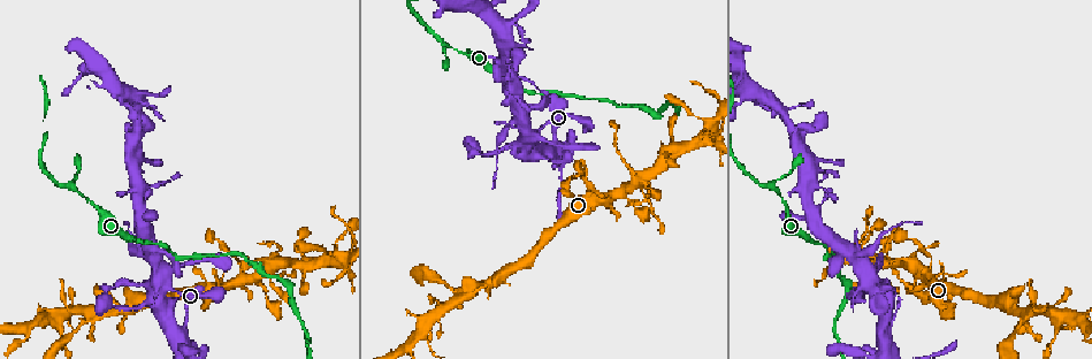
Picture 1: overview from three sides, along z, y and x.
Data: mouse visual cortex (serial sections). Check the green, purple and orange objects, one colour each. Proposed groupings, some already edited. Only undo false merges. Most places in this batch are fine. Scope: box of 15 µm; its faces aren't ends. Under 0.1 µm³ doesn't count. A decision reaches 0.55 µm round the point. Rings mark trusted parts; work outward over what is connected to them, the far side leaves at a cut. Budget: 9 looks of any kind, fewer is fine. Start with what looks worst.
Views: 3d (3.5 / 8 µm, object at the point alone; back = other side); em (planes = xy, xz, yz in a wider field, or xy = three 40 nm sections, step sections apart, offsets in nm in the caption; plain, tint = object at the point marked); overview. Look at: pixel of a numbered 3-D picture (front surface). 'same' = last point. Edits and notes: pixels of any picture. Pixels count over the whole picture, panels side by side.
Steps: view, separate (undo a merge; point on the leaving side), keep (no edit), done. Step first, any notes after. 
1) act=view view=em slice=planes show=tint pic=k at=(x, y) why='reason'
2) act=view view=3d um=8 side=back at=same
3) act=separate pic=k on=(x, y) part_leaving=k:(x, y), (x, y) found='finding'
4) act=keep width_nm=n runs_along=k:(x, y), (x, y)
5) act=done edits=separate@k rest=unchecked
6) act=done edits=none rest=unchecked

act=view view=3d um=3.5 pic=1 at=(466, 298) why='a fork'

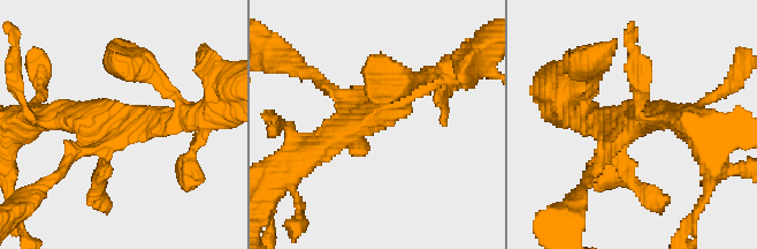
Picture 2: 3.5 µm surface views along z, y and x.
act=view view=em slice=planes show=tint pic=2 at=(122, 123)

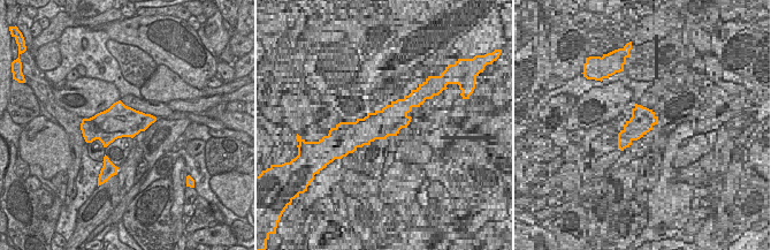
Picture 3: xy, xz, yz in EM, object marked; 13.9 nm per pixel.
act=keep width_nm=460 runs_along=2:(444, 69), (314, 152) found='continuous, no second cell'

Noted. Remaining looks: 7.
act=view view=3d um=3.5 pic=1 at=(445, 44) why='thick turns thin'

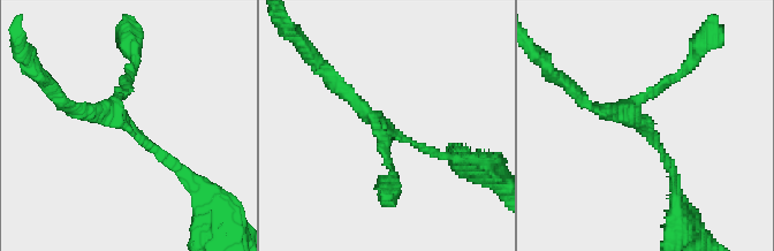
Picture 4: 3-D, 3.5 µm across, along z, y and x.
act=view view=em slice=xy step=1 show=tint pic=4 at=(390, 130)

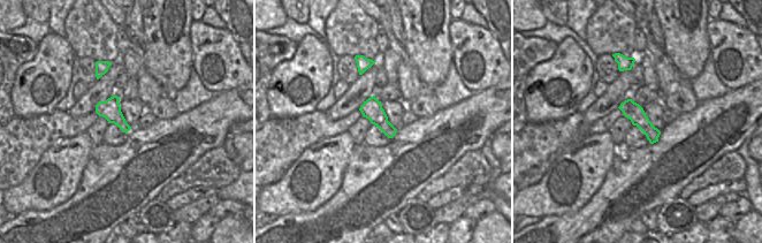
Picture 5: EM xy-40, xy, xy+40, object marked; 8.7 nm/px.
act=view view=em slice=planes show=tint at=same

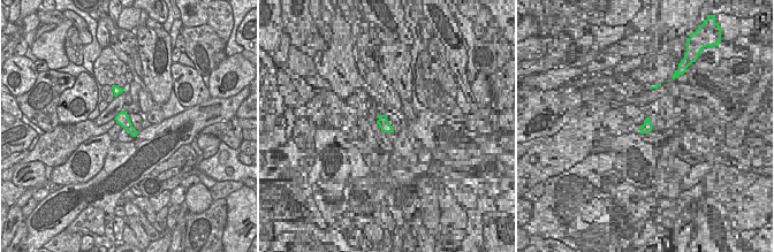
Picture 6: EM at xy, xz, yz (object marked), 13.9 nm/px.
act=keep runs_along=4:(439, 156), (389, 132), (329, 76) found='continuous, no second cell'

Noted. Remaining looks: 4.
act=view view=3d um=3.5 pic=1 at=(343, 266) why='looks like a crossing'

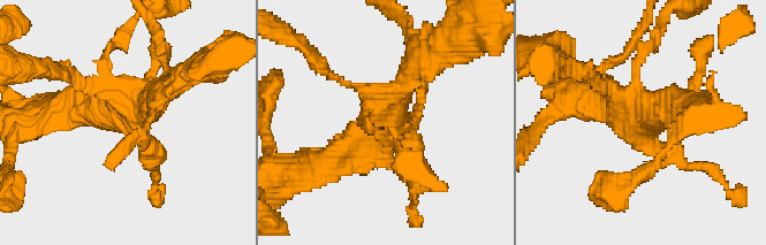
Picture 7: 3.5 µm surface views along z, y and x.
act=view view=em slice=planes show=tint pic=7 at=(124, 119)

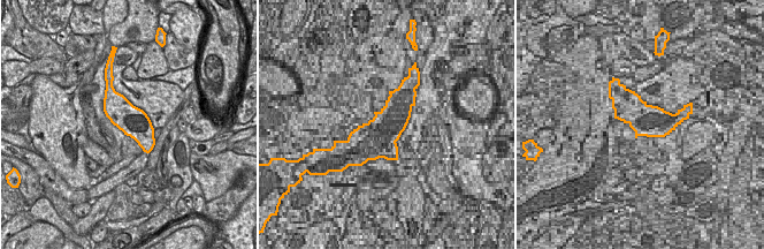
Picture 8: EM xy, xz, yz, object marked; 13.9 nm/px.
act=keep runs_along=7:(316, 163), (386, 120), (418, 73) found='continuous, no second cell'

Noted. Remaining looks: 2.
act=done edits=none rest=unchecked

